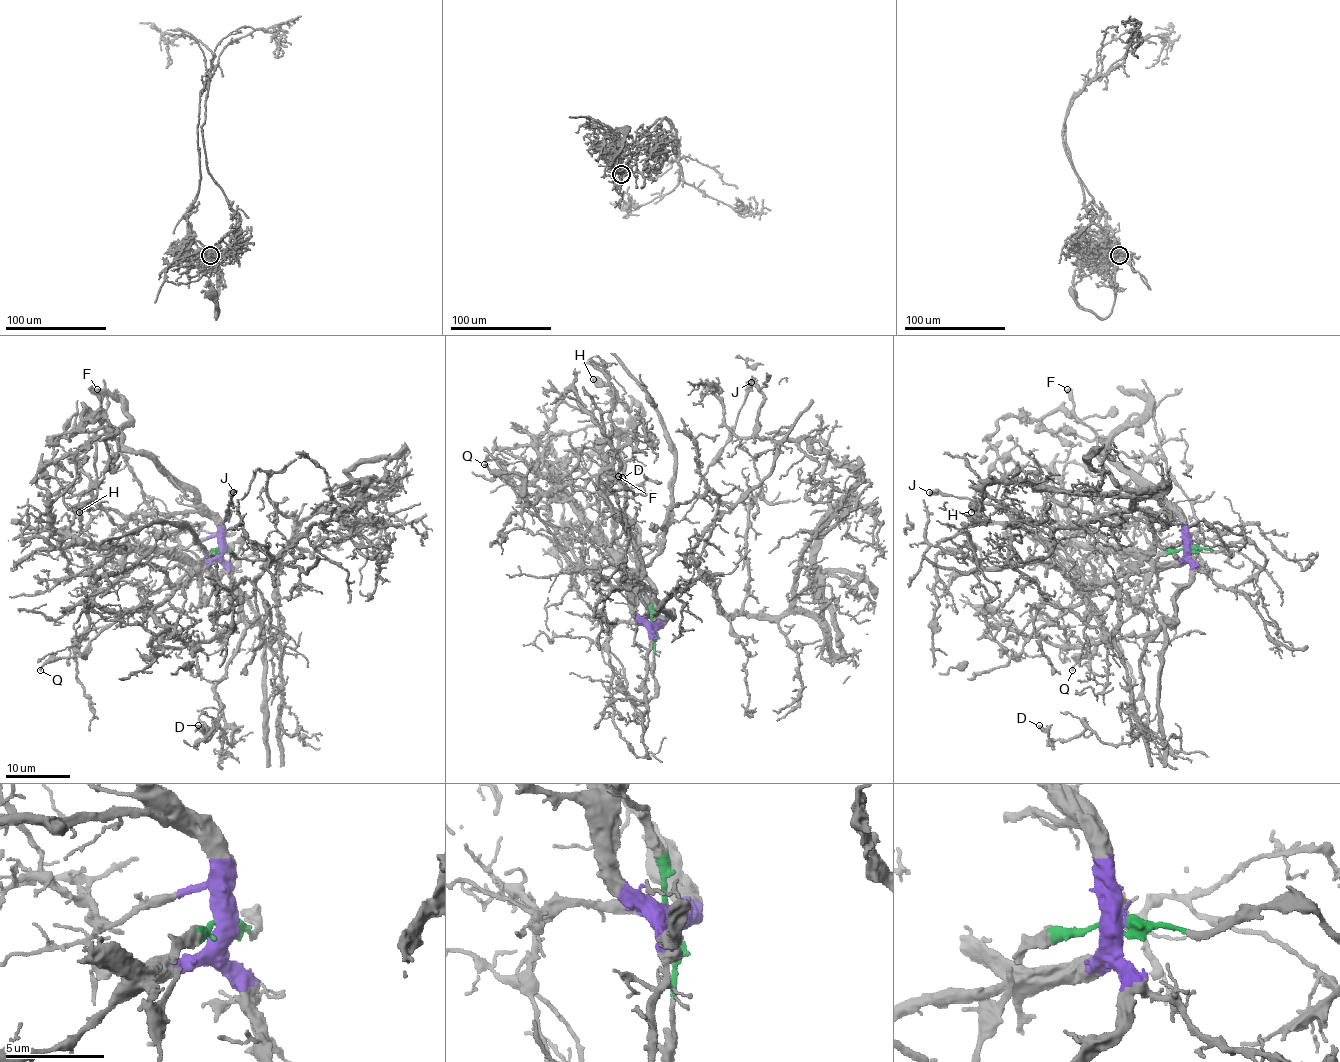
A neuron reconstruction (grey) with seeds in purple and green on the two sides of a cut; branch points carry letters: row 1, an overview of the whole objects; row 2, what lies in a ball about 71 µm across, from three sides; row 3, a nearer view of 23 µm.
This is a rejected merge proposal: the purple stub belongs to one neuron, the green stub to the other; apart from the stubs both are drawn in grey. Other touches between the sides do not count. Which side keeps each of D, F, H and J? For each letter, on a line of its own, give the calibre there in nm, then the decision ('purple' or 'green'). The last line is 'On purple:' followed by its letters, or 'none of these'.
D: 200 nm | purple
F: 550 nm | purple
H: 480 nm | purple
J: 550 nm | green
On purple: D, F, H

